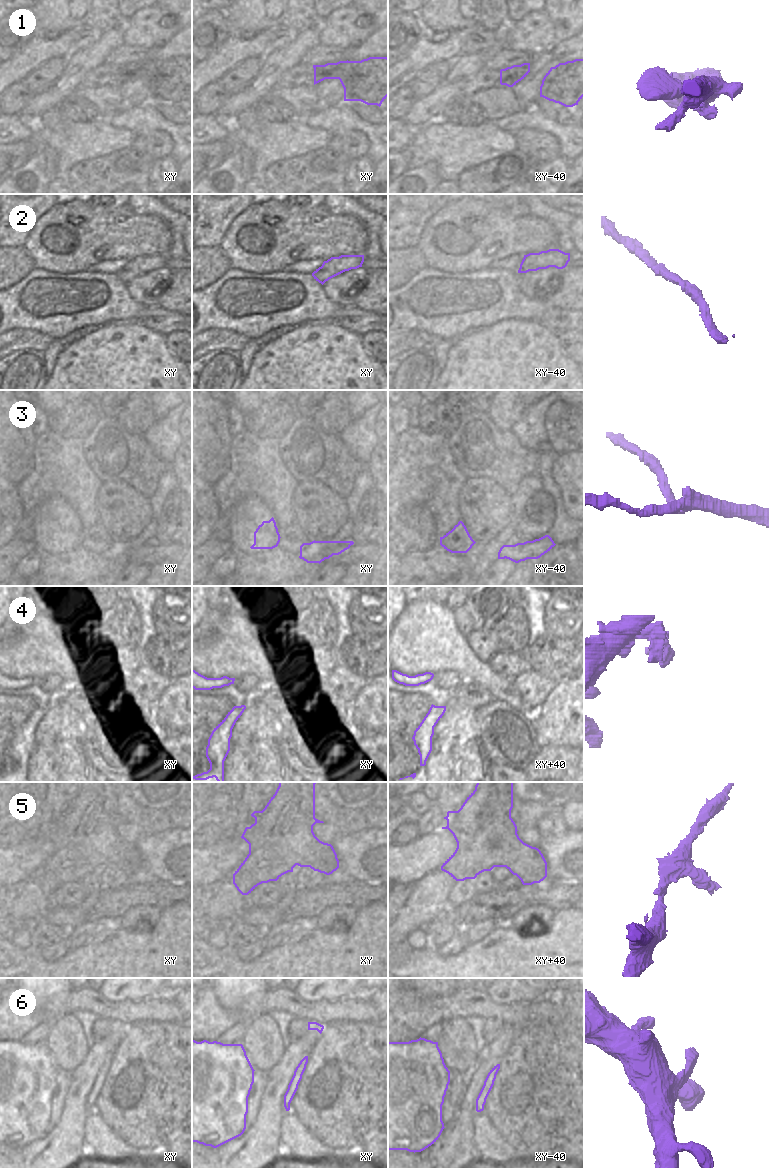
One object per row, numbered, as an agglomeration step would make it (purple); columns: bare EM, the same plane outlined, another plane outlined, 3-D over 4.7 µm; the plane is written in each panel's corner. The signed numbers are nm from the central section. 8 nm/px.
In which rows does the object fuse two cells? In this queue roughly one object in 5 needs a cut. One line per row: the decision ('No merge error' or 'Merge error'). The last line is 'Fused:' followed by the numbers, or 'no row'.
1: No merge error
2: No merge error
3: Merge error
4: No merge error
5: No merge error
6: No merge error
Fused: 3

